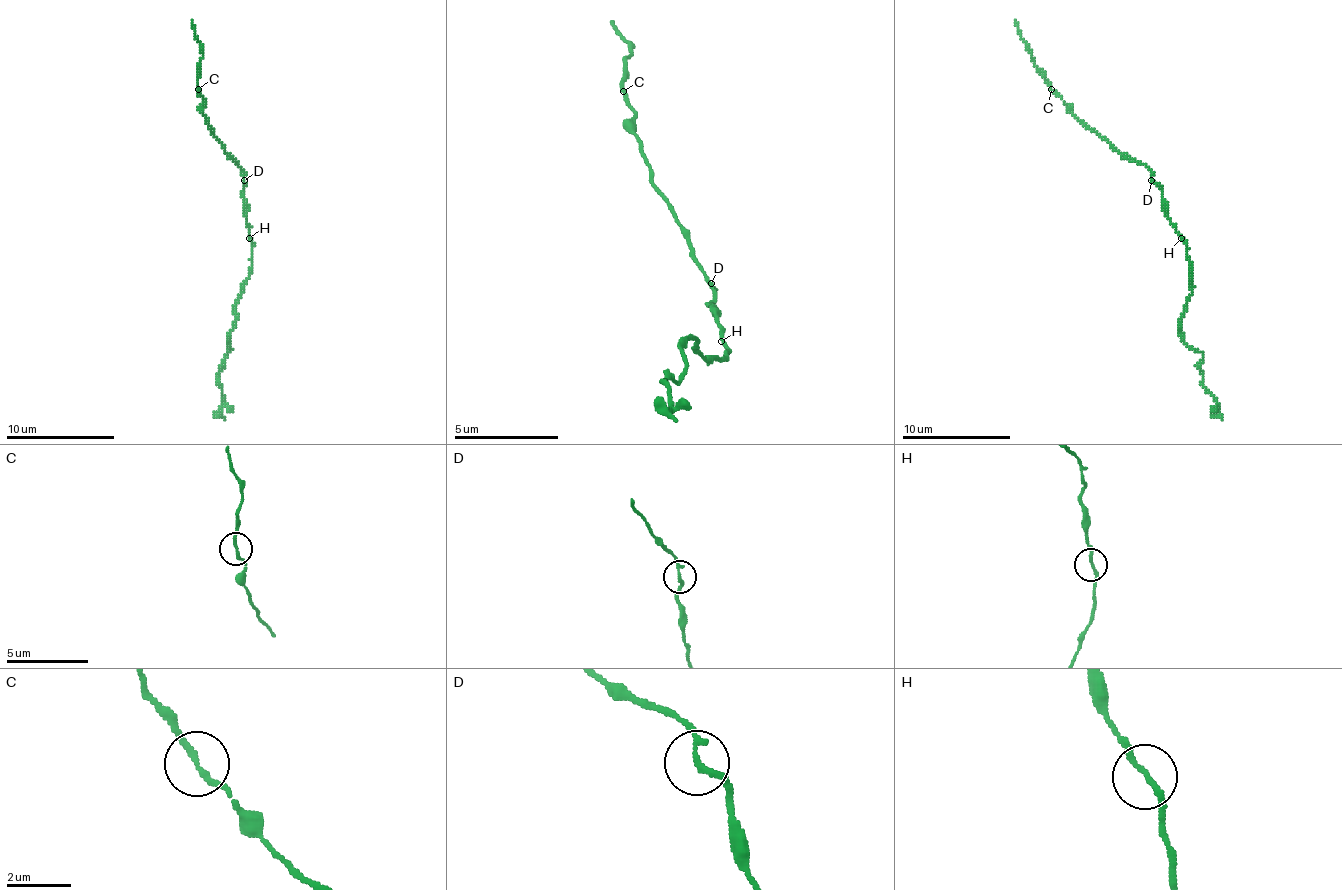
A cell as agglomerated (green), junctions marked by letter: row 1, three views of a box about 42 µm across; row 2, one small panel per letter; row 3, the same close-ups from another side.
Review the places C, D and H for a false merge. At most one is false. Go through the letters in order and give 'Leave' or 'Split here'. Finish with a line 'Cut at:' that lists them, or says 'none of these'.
C: Leave
D: Leave
H: Leave
Cut at: none of these

